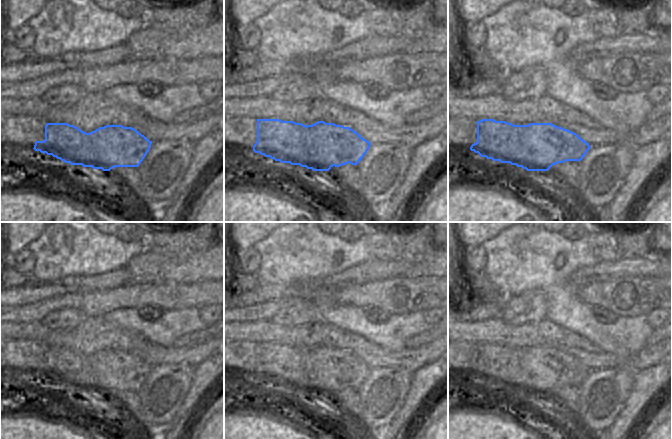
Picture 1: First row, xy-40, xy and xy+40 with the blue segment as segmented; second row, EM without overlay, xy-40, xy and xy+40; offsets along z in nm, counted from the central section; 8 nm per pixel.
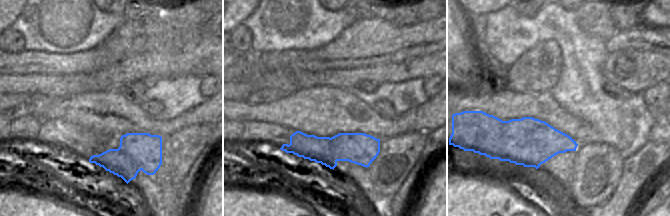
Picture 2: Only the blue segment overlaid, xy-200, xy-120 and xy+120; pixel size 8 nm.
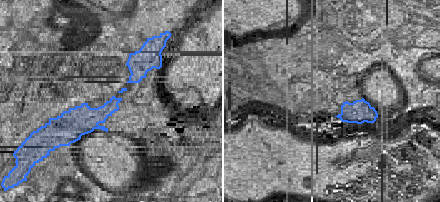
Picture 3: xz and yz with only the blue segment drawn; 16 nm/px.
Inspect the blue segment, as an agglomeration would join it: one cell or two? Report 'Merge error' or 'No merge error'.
Merge error.

